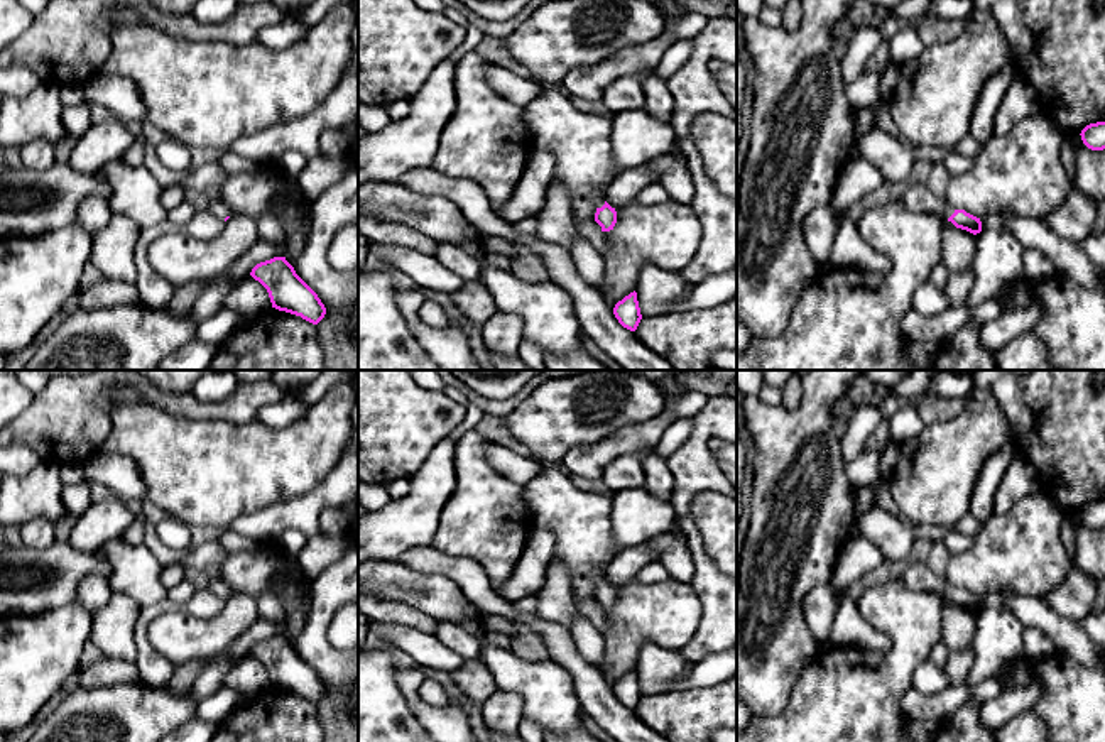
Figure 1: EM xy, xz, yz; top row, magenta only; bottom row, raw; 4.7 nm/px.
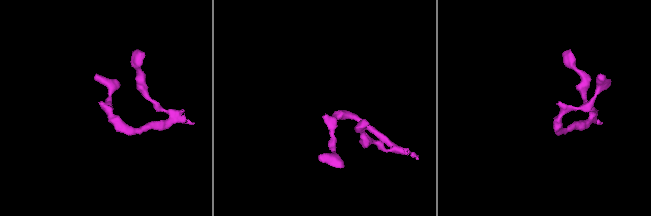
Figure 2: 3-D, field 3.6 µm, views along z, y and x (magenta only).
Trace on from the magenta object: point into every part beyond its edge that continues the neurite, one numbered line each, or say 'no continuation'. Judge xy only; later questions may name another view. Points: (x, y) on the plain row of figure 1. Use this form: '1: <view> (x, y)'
1: xy (215, 585)

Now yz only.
1: yz (919, 577)

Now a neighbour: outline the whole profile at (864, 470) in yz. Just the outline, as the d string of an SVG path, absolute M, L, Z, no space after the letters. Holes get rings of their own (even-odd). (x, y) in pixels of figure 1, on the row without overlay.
M863 450L852 461L846 461L845 473L853 490L872 487L880 478L880 456L882 453Z

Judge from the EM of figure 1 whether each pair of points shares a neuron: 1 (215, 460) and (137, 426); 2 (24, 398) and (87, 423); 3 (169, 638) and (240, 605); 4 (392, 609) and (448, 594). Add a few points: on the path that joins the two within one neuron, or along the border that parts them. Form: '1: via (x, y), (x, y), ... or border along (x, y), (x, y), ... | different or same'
1: via (196, 460), (179, 460), (156, 441) | same
2: border along (34, 396), (32, 403), (17, 418) | different
3: via (188, 638), (210, 638), (223, 624) | same
4: border along (375, 599), (409, 604), (438, 622) | different

